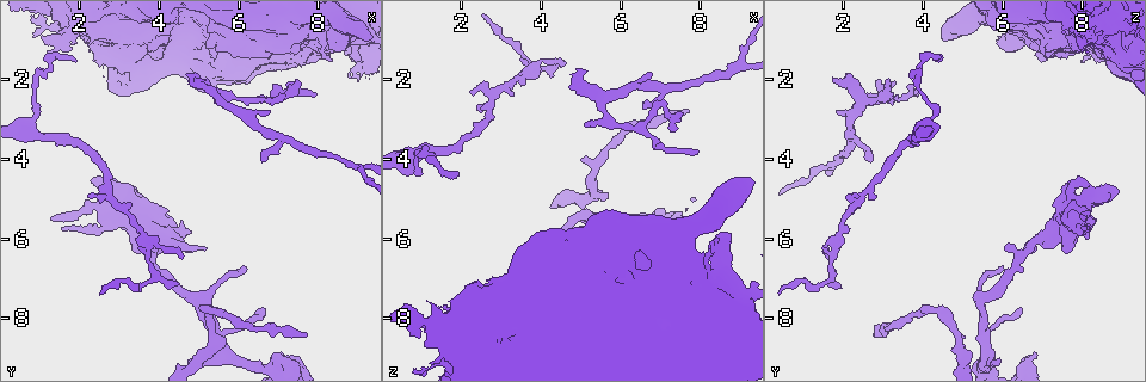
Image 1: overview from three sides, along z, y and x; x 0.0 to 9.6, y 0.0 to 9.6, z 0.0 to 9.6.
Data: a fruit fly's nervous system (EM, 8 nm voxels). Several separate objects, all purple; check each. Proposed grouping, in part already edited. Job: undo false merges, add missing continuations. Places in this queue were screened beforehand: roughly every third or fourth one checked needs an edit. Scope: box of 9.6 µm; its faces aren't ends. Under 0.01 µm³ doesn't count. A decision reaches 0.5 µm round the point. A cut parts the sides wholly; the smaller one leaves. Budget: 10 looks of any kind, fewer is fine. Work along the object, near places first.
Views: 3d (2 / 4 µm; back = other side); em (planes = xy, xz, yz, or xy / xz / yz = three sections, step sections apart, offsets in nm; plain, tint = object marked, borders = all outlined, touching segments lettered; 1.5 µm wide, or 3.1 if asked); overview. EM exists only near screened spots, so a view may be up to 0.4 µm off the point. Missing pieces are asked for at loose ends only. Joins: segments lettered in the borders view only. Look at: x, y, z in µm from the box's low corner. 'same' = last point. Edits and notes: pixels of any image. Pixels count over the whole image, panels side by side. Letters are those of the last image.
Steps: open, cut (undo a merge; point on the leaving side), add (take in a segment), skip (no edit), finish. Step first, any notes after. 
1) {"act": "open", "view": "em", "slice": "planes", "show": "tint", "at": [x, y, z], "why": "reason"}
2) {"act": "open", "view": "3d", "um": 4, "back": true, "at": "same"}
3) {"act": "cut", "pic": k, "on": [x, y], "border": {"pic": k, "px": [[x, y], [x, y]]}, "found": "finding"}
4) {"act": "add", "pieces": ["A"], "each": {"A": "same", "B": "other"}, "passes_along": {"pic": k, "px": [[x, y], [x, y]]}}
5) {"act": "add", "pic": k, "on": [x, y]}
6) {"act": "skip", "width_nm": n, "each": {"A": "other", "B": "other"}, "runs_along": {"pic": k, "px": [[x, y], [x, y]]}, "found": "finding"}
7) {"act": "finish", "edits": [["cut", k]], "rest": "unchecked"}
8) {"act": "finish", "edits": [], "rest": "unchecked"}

{"act": "open", "view": "em", "slice": "xz", "step": 8, "show": "borders", "at": [5.30, 7.85, 4.45], "why": "sharp bend"}

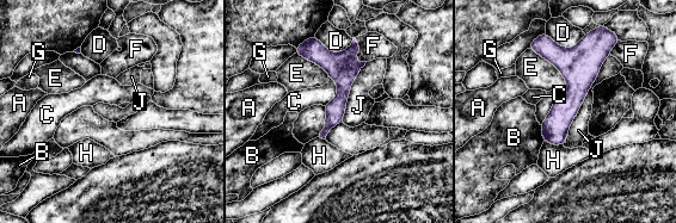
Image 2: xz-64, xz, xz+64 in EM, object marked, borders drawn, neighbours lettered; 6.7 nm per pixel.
{"act": "open", "view": "em", "slice": "planes", "show": "borders", "at": "same", "why": "cut it another way"}

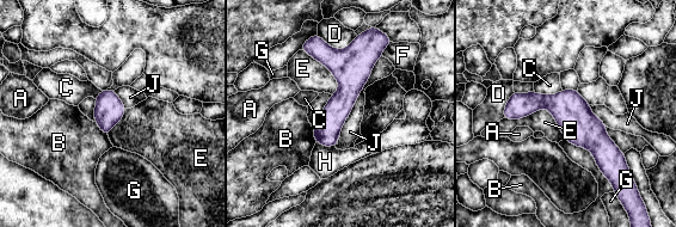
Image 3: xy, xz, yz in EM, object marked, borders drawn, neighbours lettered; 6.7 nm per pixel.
{"act": "skip", "longest_contact_nm": ["J", 600], "each": {"A": "other", "B": "other", "C": "other", "D": "other", "E": "other", "F": "other", "G": "other", "H": "other", "J": "other"}, "border": {"pic": 3, "px": [[382, 56], [375, 62], [338, 135]]}, "found": "all the same neuron"}

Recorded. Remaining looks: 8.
{"act": "open", "view": "em", "slice": "xy", "step": 4, "show": "tint", "at": [4.60, 6.50, 1.60], "why": "tapers out"}

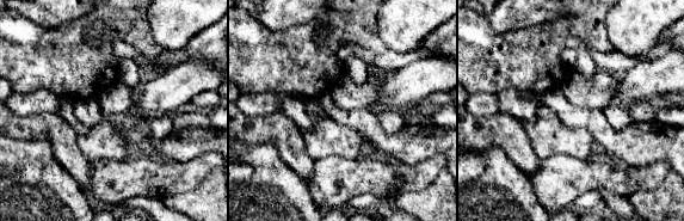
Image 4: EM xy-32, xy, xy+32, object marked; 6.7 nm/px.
{"act": "open", "view": "em", "slice": "planes", "show": "borders", "at": "same"}

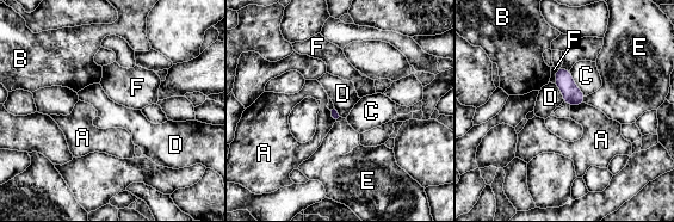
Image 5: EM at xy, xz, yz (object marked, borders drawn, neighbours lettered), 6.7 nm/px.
{"act": "skip", "longest_contact_nm": ["C", 200], "each": {"A": "other", "B": "other", "C": "other", "D": "other", "E": "other", "F": "other"}, "border": {"pic": 5, "px": [[555, 82], [563, 100]]}, "found": "no lettered segment goes on from it"}

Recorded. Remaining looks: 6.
{"act": "open", "view": "em", "slice": "yz", "step": 4, "show": "borders", "at": [6.55, 4.10, 2.75], "why": "an open end"}

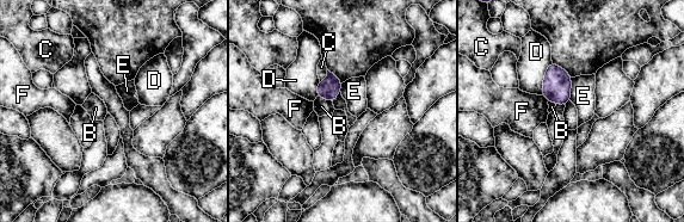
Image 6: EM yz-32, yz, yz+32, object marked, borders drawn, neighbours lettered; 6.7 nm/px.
{"act": "open", "view": "em", "slice": "xy", "step": 8, "show": "borders", "at": "same", "why": "another direction"}

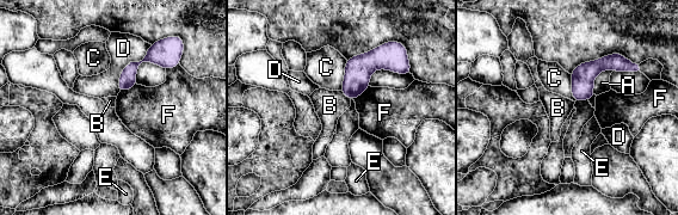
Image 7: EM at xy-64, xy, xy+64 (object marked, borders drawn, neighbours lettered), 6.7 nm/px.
{"act": "skip", "each": {"A": "other", "B": "other", "C": "other", "D": "other", "E": "other", "F": "other"}, "found": "no lettered segment goes on from it"}

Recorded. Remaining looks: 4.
{"act": "open", "view": "3d", "um": 4, "at": [5.15, 2.15, 3.20], "why": "an open end"}

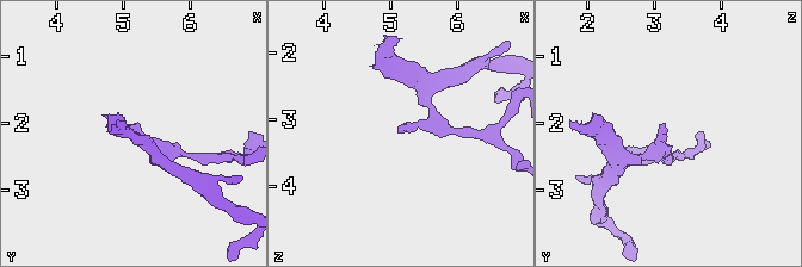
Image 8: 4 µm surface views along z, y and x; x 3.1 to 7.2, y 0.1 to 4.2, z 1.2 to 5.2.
{"act": "open", "view": "em", "slice": "planes", "show": "borders", "at": [5.10, 2.15, 3.20], "why": "now the EM"}

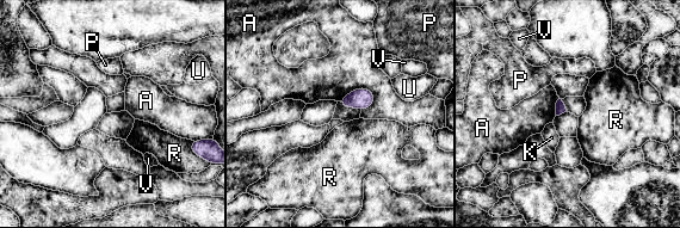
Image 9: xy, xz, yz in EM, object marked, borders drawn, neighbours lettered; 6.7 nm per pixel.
{"act": "skip", "each": {"A": "other", "K": "other", "P": "other", "R": "other", "U": "other", "V": "other"}, "border": {"pic": 9, "px": [[375, 93], [353, 88], [338, 100]]}, "found": "no lettered segment goes on from it"}

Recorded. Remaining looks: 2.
{"act": "finish", "edits": [], "rest": "unchecked"}

